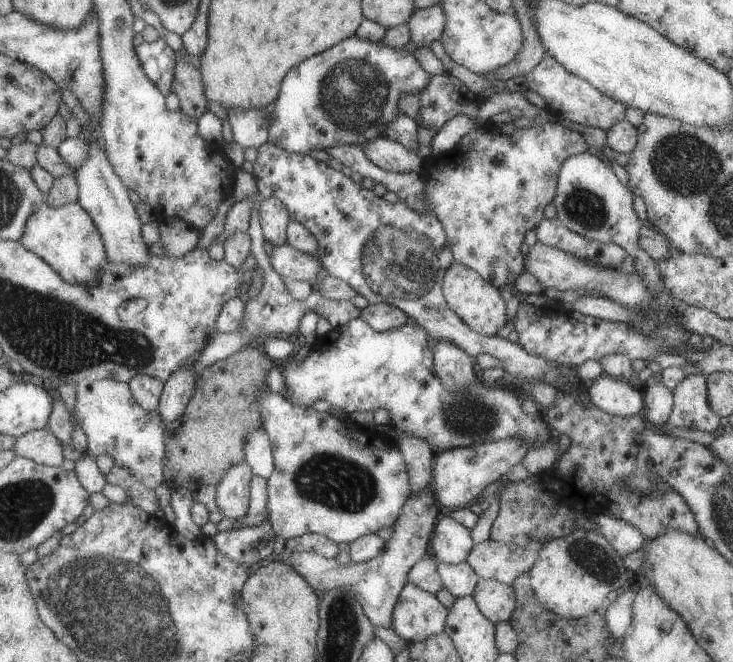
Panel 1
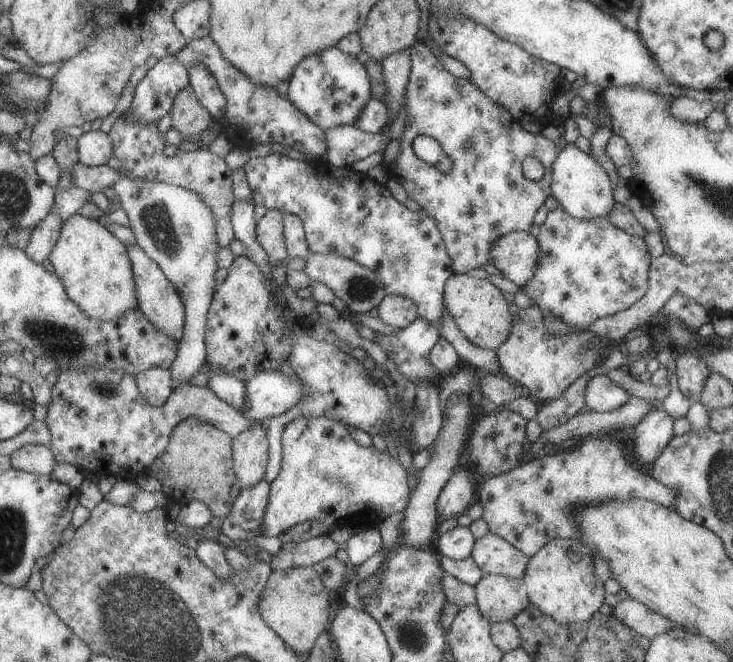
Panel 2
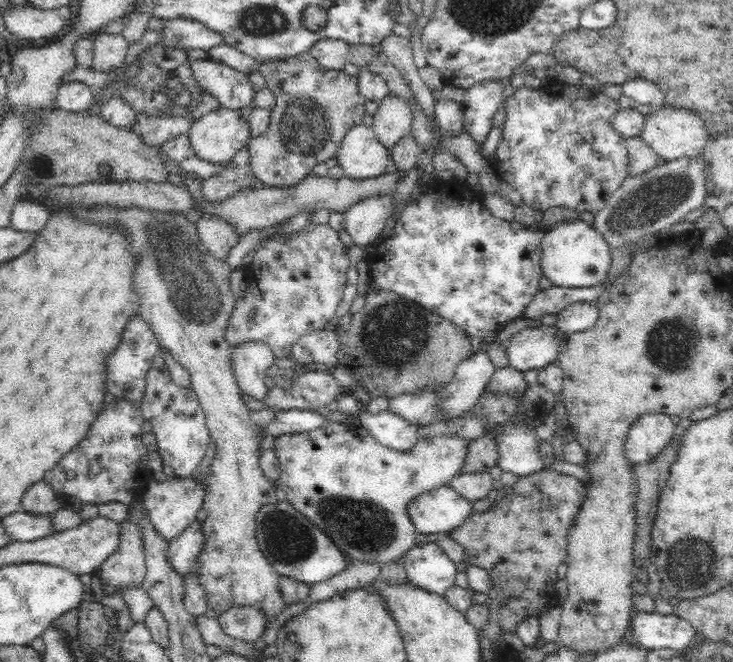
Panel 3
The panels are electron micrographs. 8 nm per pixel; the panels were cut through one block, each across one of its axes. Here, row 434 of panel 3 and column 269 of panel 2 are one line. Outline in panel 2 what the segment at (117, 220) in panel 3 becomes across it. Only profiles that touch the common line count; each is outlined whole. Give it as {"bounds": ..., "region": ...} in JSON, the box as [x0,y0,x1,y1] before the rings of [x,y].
{"bounds":[255,209,287,266],"region":[[[271,209],[256,222],[255,238],[267,253],[270,266],[282,266],[287,257],[282,215],[279,211]]]}

